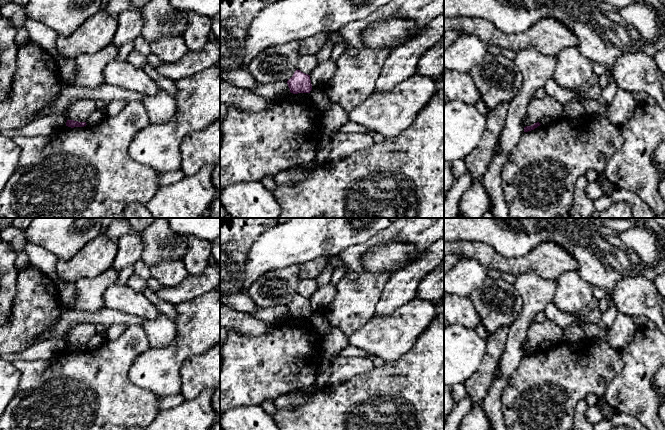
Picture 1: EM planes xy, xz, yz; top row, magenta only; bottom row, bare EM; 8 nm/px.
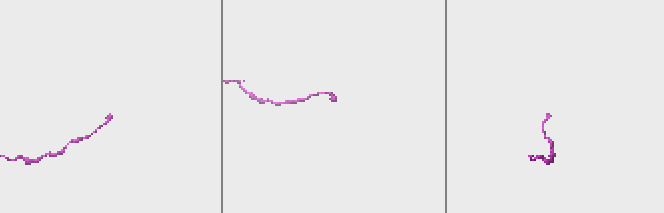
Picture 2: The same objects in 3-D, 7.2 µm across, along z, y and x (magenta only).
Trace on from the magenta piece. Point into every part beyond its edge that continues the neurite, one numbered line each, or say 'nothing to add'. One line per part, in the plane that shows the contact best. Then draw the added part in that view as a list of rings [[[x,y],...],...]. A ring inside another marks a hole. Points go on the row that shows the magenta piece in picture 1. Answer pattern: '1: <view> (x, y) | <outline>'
nothing to add

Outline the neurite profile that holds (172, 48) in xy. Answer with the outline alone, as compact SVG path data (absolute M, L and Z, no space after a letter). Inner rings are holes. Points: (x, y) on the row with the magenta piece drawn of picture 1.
M182 34L161 37L150 45L152 53L167 63L177 63L189 51Z

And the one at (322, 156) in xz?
M328 143L323 149L316 153L316 161L323 164L328 161L329 154L331 152L331 143Z

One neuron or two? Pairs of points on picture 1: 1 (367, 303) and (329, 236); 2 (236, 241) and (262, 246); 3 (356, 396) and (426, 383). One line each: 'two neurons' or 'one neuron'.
1: two neurons
2: two neurons
3: one neuron

